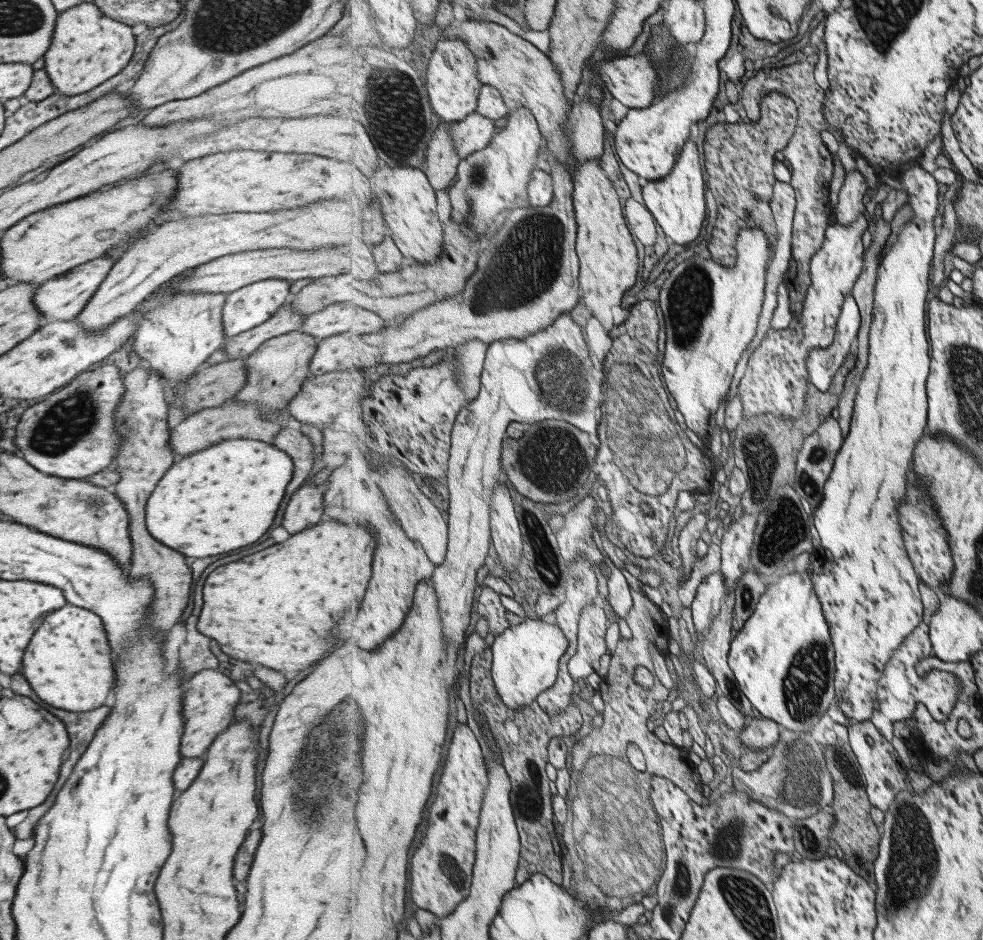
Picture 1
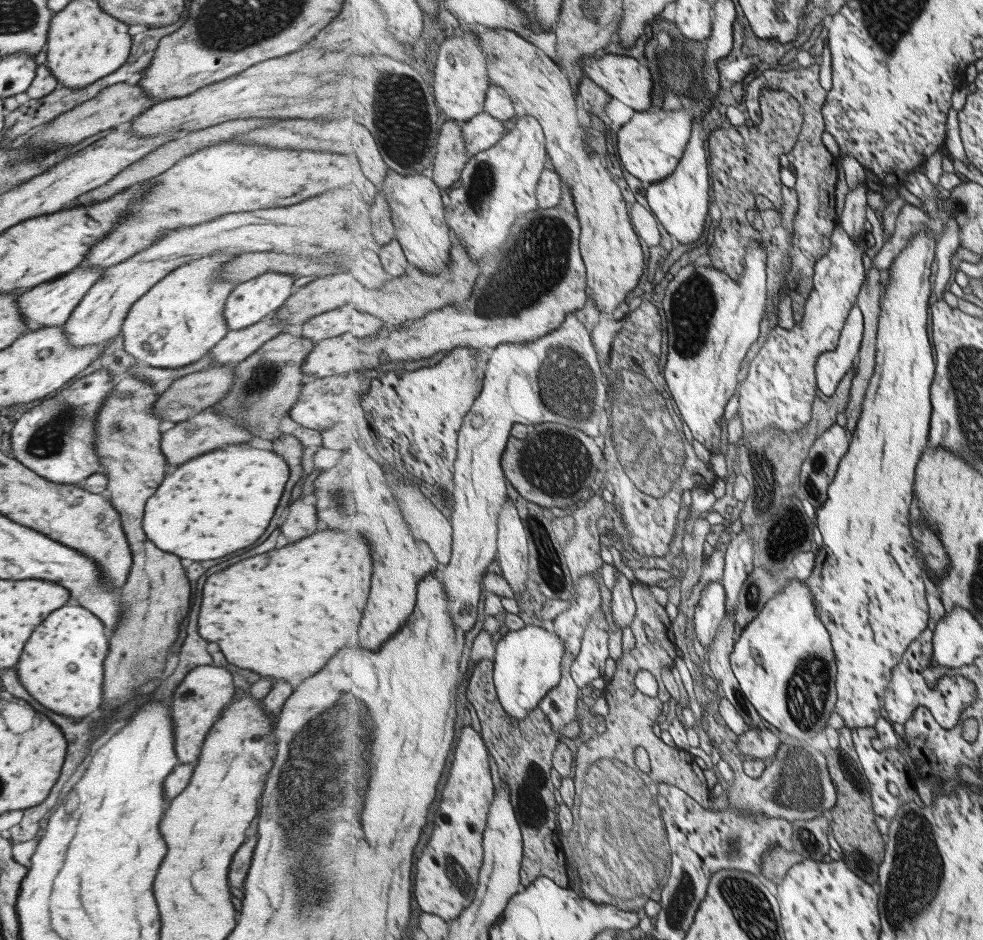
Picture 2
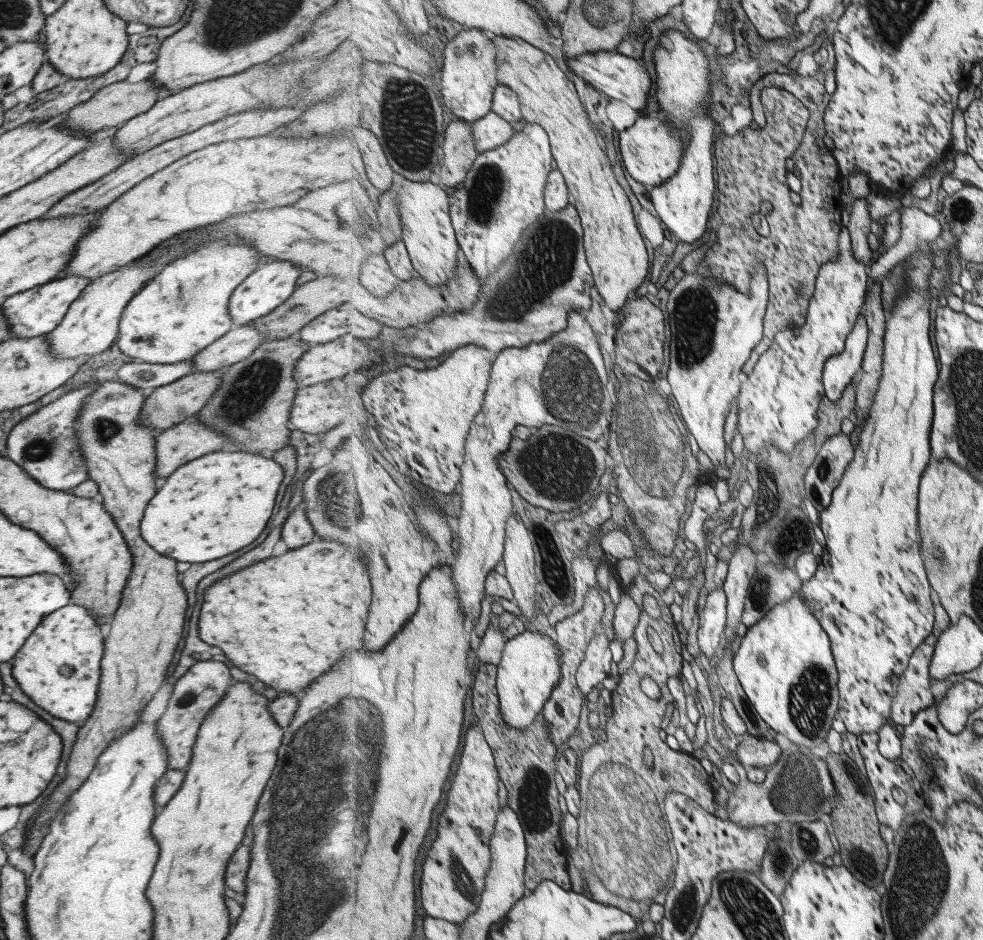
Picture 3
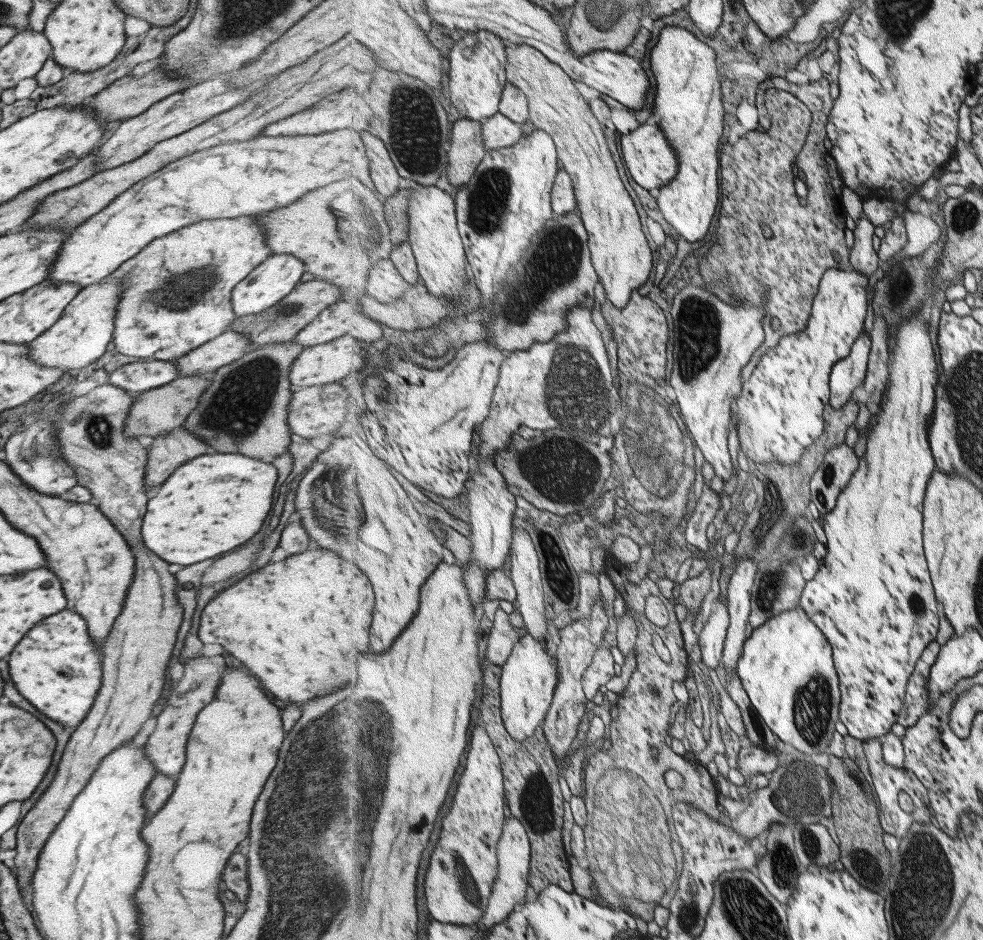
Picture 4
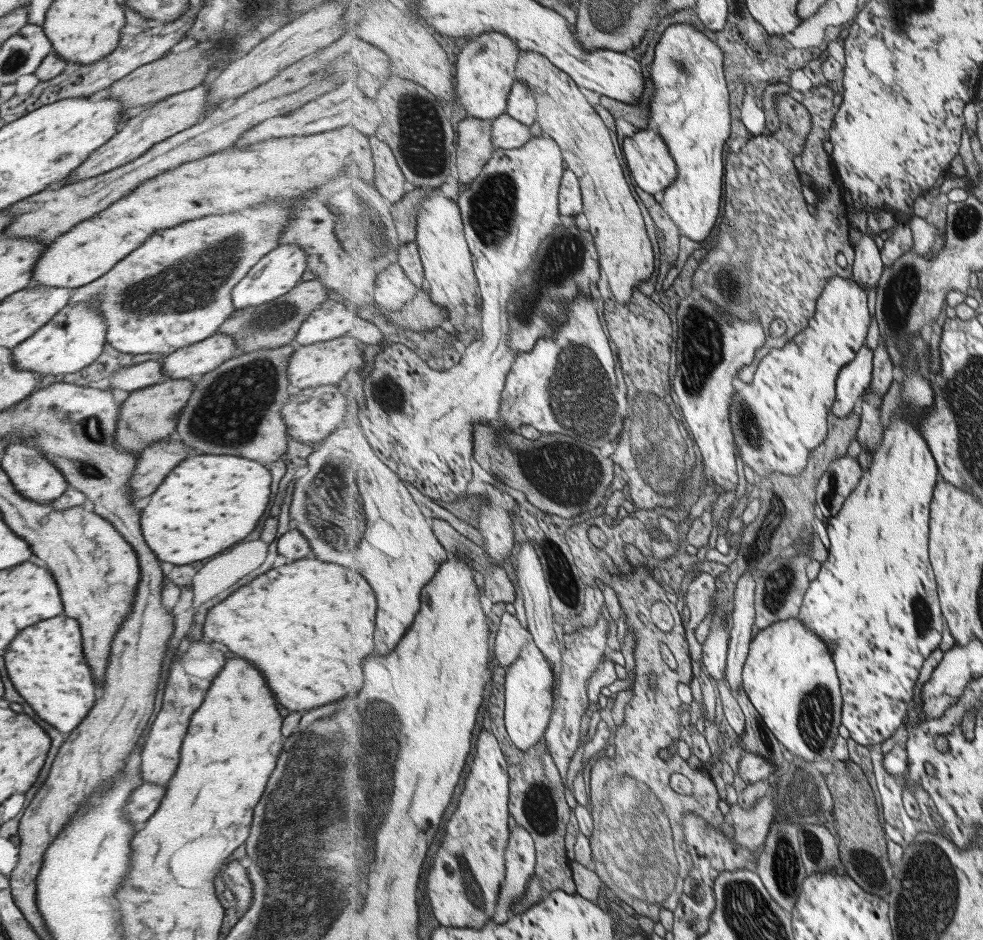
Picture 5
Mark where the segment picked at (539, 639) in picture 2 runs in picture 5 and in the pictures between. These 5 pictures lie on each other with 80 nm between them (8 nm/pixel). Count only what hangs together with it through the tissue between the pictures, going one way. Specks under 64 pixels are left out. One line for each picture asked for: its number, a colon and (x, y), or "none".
3: (531, 669)
4: (529, 679)
5: (530, 683)

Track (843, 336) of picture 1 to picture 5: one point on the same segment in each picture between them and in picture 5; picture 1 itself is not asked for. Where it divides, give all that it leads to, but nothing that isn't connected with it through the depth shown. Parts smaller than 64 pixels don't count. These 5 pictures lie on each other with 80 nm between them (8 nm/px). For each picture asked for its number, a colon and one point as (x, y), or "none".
2: (832, 366)
3: (841, 370)
4: (849, 373)
5: (856, 377)

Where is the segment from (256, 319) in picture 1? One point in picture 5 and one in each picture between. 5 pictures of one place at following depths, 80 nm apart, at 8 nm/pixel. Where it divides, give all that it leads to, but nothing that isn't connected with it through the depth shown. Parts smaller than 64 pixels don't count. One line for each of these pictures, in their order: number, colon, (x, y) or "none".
2: (249, 302)
3: (262, 290)
4: (276, 275)
5: (275, 273)

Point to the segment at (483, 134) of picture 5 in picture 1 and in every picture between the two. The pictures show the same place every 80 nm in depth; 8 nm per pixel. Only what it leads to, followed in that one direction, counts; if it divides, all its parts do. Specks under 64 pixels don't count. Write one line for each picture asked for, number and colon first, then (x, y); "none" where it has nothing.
1: (442, 165)
2: (452, 156)
3: (461, 152)
4: (468, 149)

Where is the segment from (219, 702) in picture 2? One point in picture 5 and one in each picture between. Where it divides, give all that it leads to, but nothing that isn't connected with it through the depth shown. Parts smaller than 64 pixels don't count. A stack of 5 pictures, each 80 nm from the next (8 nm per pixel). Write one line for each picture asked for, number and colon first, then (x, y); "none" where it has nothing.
3: (202, 685)
4: (165, 747)
5: (189, 675)

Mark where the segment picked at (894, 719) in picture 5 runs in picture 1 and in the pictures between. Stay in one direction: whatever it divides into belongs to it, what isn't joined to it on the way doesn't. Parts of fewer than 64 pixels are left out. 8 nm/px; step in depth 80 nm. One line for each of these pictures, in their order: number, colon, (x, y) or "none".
1: (868, 586)
2: (868, 583)
3: (871, 594)
4: (878, 610)

